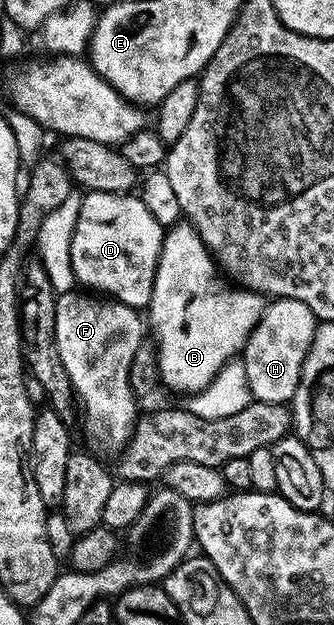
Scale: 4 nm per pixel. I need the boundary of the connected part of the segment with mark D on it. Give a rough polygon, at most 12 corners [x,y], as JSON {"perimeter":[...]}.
{"perimeter":[[85,192],[78,285],[145,310],[166,229],[119,192]]}

